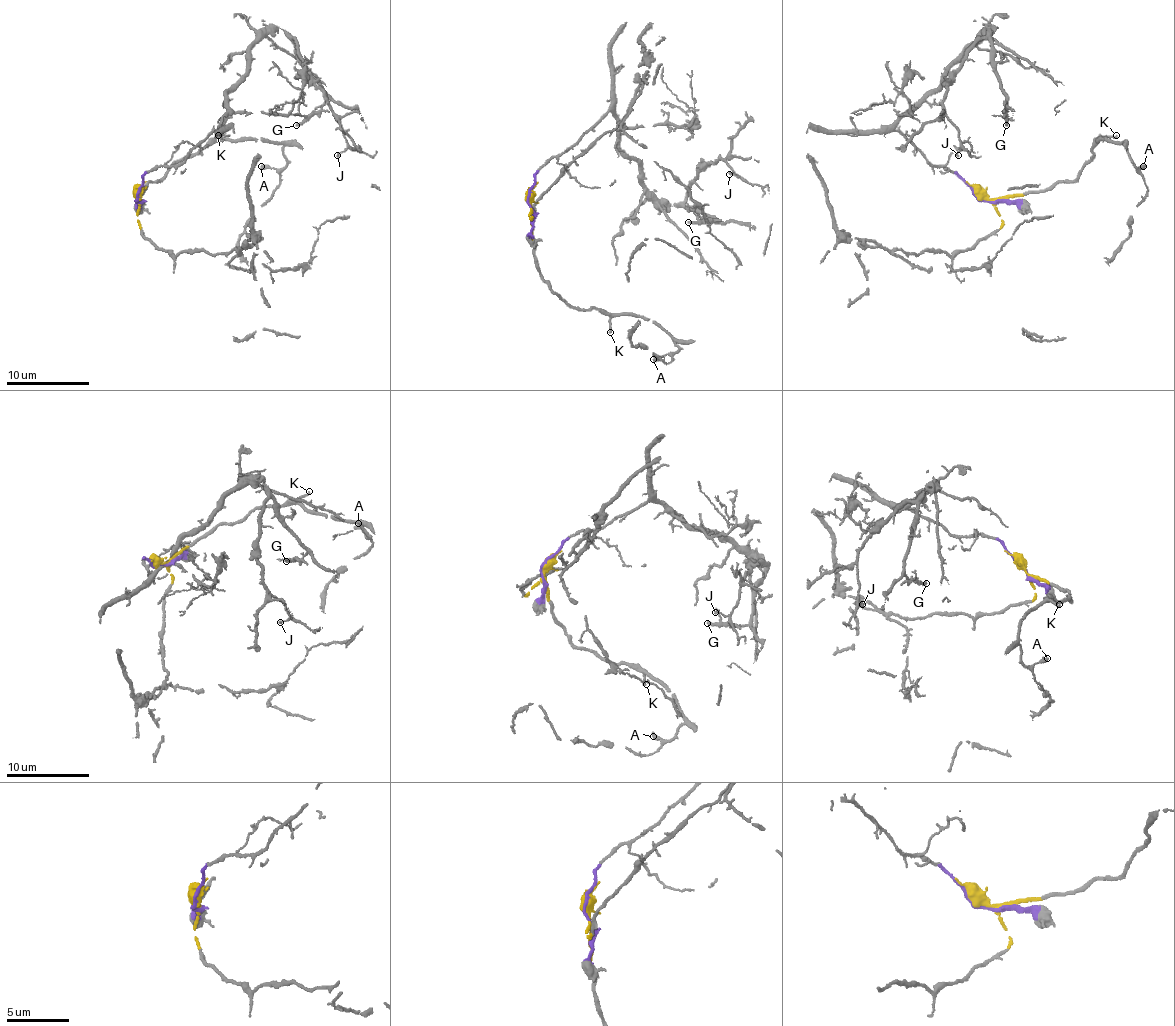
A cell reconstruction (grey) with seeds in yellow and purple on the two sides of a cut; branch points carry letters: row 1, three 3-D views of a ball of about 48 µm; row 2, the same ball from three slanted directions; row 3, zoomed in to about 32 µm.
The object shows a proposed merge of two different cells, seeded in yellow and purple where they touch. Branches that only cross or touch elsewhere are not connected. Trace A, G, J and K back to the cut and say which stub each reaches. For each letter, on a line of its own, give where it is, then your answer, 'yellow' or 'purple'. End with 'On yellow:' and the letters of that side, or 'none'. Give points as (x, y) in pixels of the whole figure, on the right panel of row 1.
A: (1143, 166) | yellow
G: (1006, 125) | purple
J: (958, 155) | purple
K: (1116, 135) | yellow
On yellow: A, K

